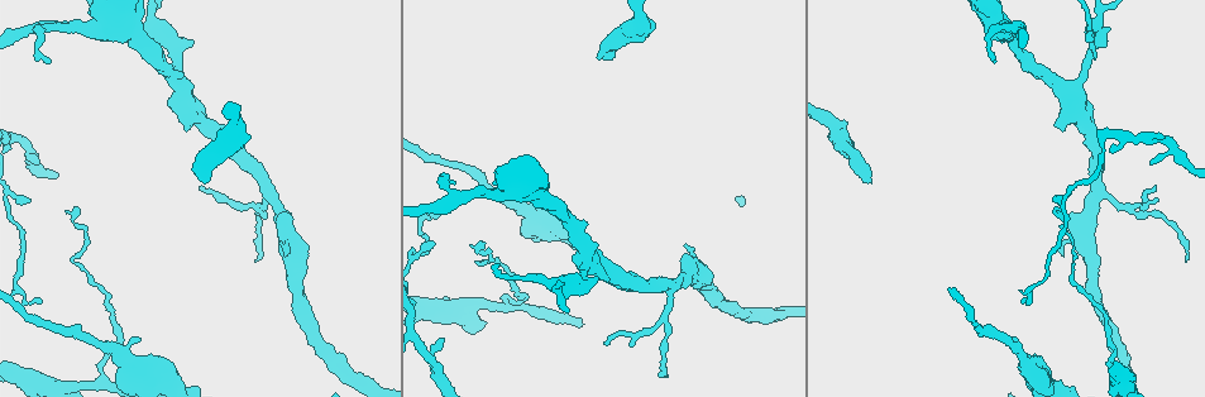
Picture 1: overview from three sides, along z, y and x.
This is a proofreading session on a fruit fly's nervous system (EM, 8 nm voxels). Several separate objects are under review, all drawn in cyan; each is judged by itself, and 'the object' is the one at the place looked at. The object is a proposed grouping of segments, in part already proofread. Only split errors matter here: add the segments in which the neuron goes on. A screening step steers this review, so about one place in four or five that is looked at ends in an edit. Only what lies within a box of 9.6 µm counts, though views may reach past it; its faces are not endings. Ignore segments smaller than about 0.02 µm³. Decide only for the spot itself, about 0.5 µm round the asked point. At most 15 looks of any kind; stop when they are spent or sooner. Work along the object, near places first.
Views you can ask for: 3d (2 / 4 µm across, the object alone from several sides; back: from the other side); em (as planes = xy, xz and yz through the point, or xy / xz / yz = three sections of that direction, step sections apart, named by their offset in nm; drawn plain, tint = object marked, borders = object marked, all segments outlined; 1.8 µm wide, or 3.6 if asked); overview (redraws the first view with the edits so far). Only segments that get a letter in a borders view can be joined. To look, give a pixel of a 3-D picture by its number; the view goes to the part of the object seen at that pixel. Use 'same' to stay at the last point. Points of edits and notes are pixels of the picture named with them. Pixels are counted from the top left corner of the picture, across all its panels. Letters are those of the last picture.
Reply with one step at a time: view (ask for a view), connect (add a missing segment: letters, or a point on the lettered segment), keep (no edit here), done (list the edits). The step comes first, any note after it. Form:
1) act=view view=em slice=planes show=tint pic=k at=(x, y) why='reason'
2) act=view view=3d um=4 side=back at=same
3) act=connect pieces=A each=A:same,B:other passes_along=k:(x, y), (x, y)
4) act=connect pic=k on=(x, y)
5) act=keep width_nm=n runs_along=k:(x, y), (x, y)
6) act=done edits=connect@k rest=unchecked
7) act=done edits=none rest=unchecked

act=view view=em slice=planes show=borders pic=1 at=(1020, 302) why='thin end'

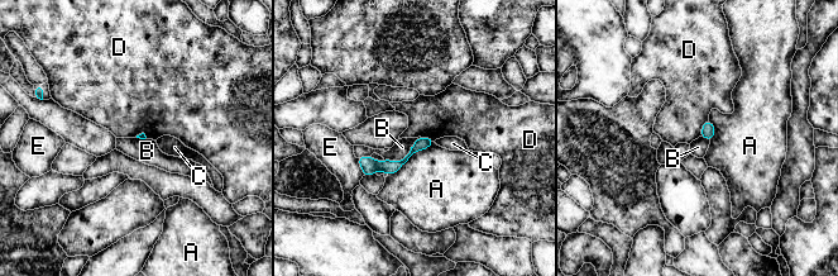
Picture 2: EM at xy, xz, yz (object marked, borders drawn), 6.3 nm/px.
act=keep each=A:other,B:other,C:other,D:other,E:other found='none of them fits'

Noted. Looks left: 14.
act=view view=em slice=planes show=plain pic=1 at=(139, 338) why='an open end'

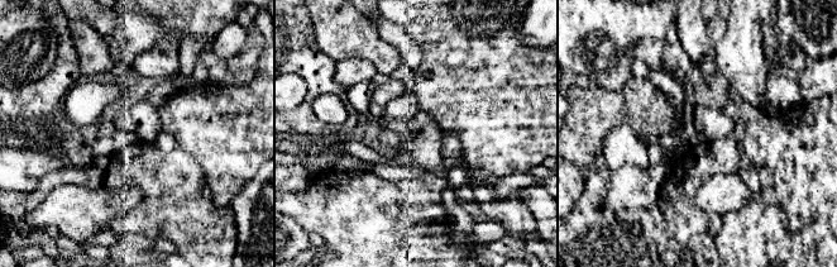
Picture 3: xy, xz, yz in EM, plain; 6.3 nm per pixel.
act=view view=em slice=planes show=borders at=same why='see the neighbours'

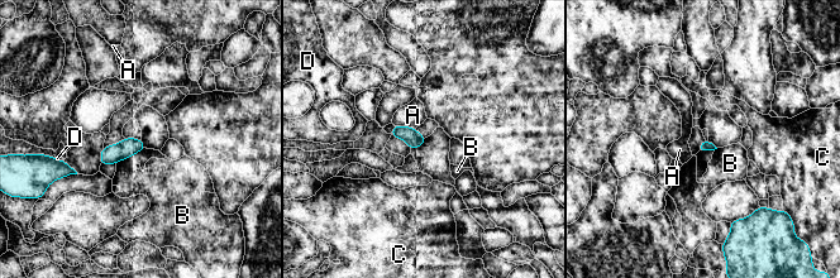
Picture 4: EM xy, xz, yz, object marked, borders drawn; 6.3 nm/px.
act=keep each=A:other,B:other,C:other,D:other border=4:(133, 154), (115, 163) found='no lettered segment goes on from it'

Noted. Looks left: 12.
act=view view=em um=3.6 slice=planes show=borders pic=1 at=(187, 128) why='an open end'

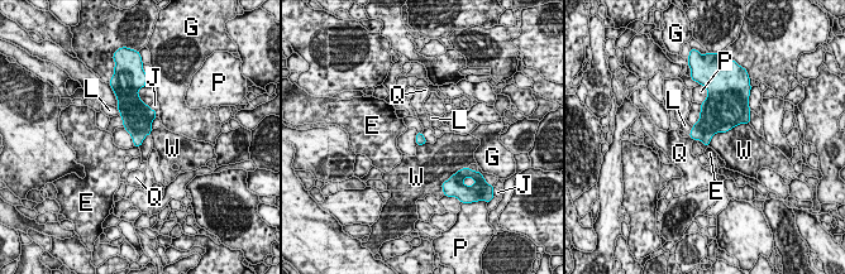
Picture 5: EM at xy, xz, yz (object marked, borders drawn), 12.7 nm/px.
act=keep each=E:other,G:other,J:other,L:other,P:other,Q:other,W:other border=5:(746, 123), (717, 131), (707, 145) found='no lettered segment goes on from it'

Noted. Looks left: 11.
act=view view=em slice=xy step=8 show=borders pic=1 at=(604, 342)

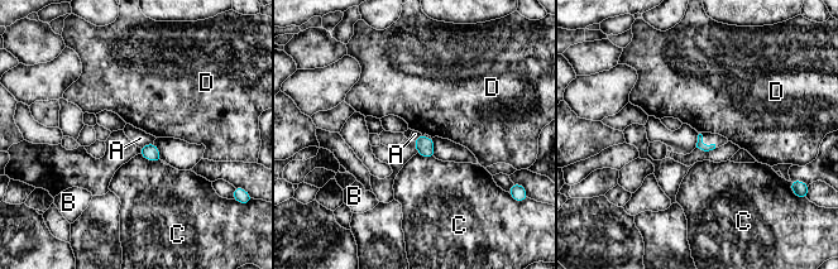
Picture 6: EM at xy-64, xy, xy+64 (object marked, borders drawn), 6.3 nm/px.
act=keep each=A:other,B:other,C:other,D:other border=6:(153, 142), (140, 148) found='none of them fits'

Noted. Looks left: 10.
act=view view=3d um=4 pic=1 at=(1063, 255) why='branch stops here'

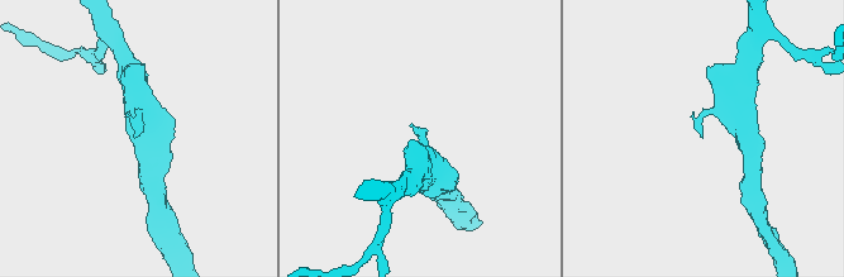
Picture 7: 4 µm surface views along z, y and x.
act=view view=em slice=planes show=borders pic=7 at=(702, 133)

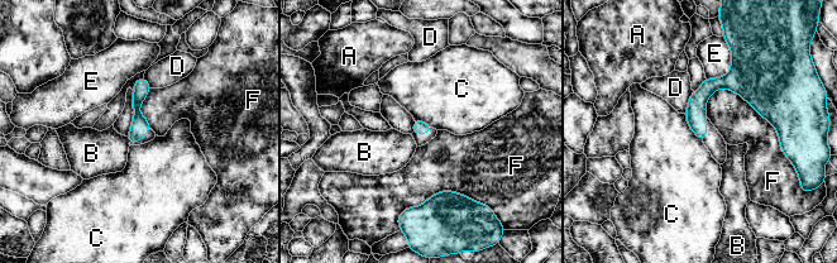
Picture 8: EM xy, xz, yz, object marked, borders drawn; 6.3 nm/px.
act=keep longest_contact=F:650nm each=A:other,B:other,C:other,D:other,E:other,F:other found='none of them fits'

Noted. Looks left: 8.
act=view view=em slice=planes show=borders pic=1 at=(608, 56) why='branch stops here'

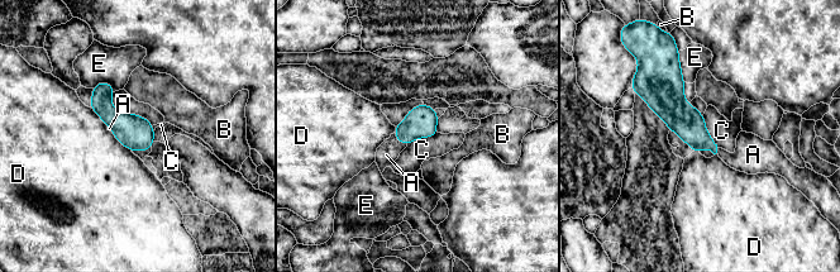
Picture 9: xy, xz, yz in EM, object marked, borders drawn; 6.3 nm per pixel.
act=connect pieces=A width_nm=200 each=A:same,B:other,C:other,D:other,E:other passes_along=9:(420, 122), (399, 141), (386, 154) found='it goes on there'

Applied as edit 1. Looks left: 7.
act=done edits=connect@9 rest=unchecked

